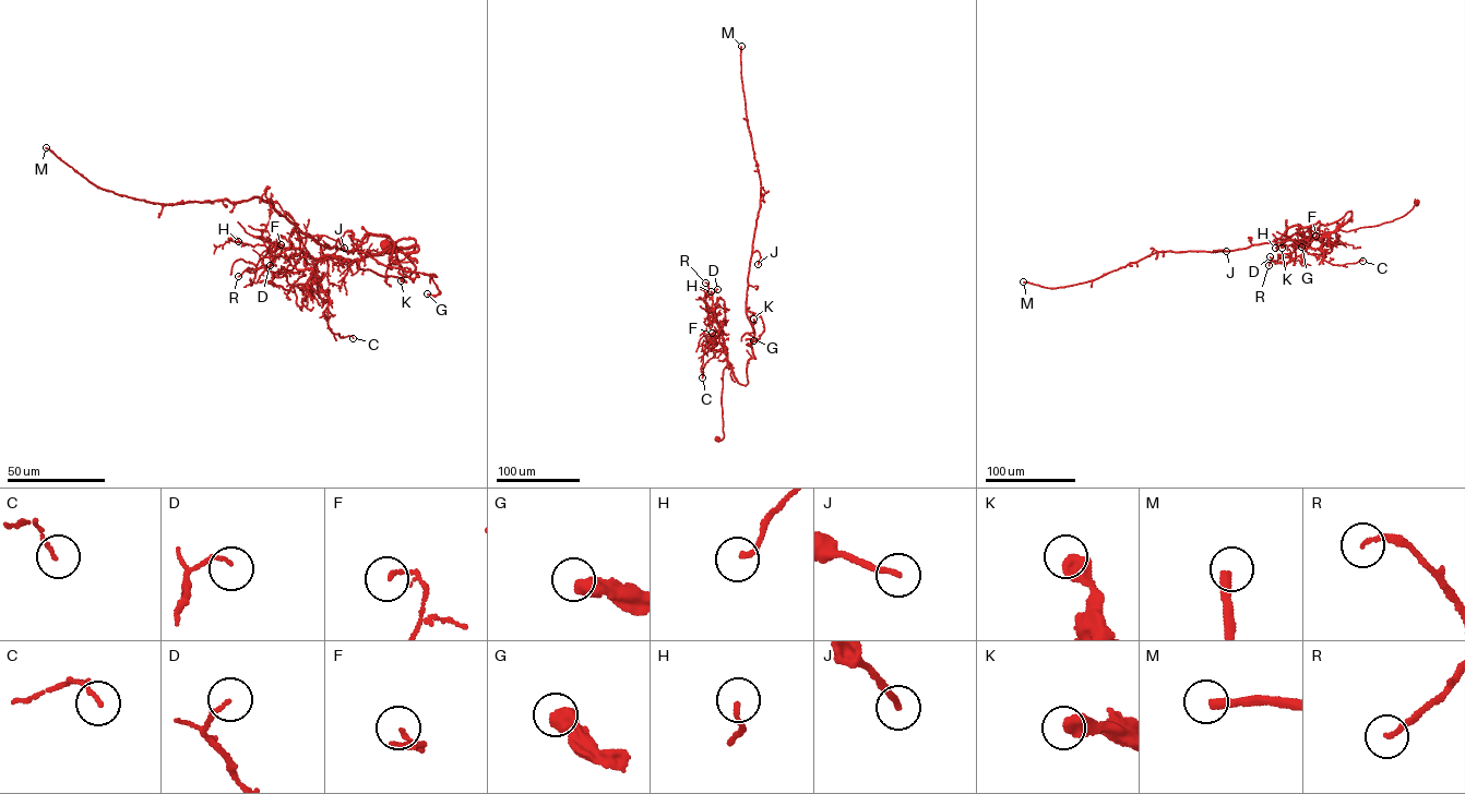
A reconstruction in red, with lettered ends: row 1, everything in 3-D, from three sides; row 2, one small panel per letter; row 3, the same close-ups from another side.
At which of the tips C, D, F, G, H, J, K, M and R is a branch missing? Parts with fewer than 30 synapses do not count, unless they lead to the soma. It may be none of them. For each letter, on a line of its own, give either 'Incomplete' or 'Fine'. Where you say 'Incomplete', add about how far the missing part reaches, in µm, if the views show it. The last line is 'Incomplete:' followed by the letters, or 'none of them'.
C: Fine
D: Fine
F: Fine
G: Fine
H: Fine
J: Fine
K: Fine
M: Incomplete. Missing length about 200 µm
R: Fine
Incomplete: M

